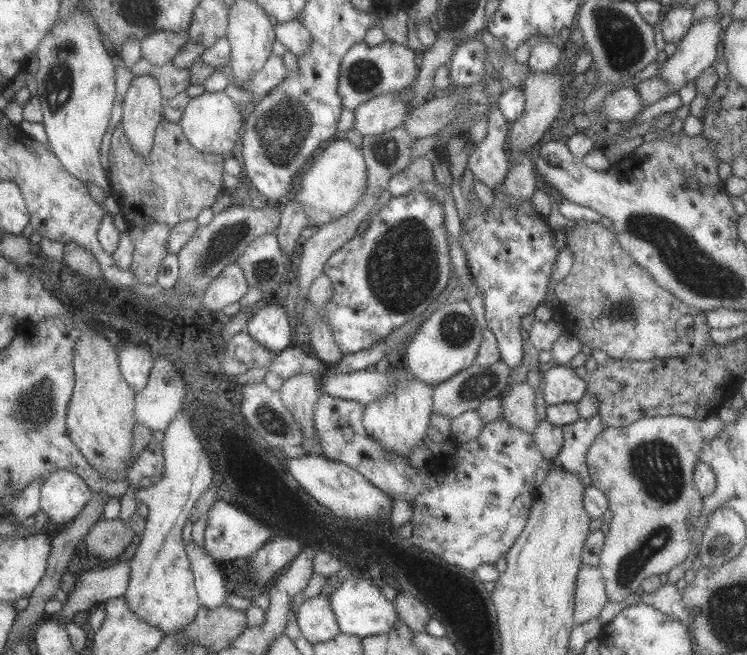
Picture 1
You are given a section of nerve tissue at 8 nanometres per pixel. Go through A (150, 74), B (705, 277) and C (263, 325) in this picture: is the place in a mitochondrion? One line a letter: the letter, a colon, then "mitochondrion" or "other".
A: other
B: mitochondrion
C: other

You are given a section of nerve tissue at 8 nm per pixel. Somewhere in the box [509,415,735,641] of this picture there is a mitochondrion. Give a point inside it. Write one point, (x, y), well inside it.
(655, 463)

